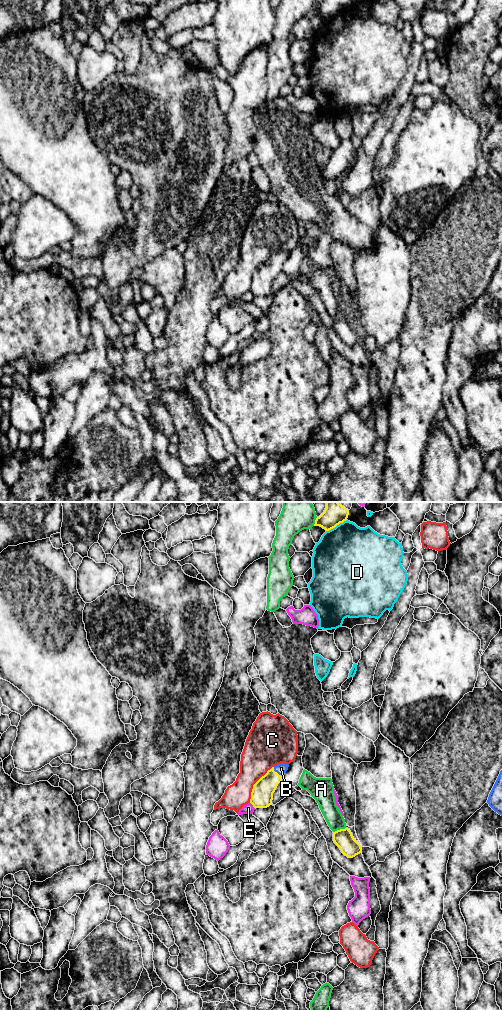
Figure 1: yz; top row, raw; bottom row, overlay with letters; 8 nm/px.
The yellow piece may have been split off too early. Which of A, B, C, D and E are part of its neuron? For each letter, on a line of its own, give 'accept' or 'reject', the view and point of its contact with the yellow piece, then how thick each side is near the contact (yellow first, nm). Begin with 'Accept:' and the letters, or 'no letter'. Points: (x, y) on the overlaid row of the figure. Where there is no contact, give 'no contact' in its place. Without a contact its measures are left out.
Accept: B
A: reject; contact yz (339, 830); calibres 160 and 140 nm
B: accept; contact yz (276, 772); calibres 180 and 80 nm
C: reject; contact yz (255, 783); calibres 180 and 280 nm
D: reject; contact yz (336, 525); calibres 170 and 480 nm
E: reject; contact yz (252, 804); calibres 180 and 80 nm

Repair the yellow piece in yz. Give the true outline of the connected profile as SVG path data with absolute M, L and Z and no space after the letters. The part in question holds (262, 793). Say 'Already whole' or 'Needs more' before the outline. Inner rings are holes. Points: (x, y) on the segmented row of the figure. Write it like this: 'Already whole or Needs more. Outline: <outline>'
Needs more. Outline: M285 763L272 767L253 785L250 803L255 809L267 808L272 805L273 793L278 784L282 782L282 776L288 767L289 764Z

